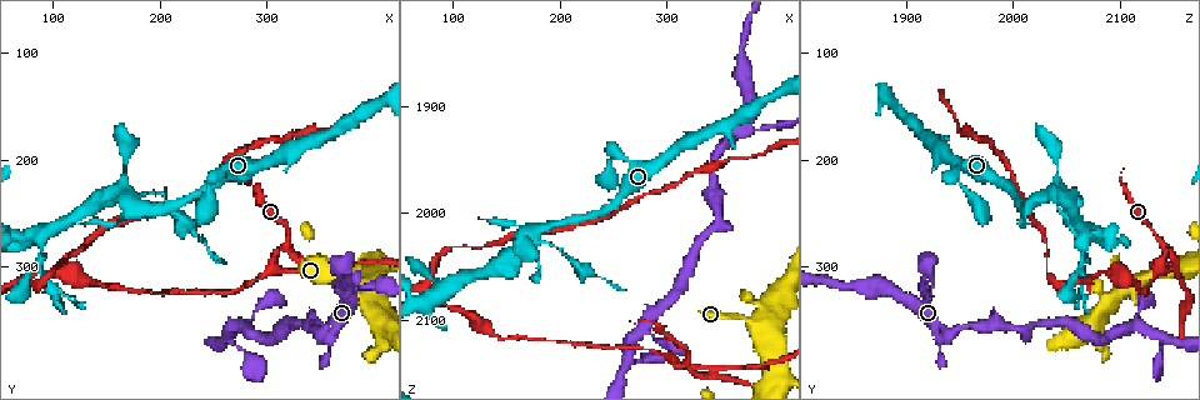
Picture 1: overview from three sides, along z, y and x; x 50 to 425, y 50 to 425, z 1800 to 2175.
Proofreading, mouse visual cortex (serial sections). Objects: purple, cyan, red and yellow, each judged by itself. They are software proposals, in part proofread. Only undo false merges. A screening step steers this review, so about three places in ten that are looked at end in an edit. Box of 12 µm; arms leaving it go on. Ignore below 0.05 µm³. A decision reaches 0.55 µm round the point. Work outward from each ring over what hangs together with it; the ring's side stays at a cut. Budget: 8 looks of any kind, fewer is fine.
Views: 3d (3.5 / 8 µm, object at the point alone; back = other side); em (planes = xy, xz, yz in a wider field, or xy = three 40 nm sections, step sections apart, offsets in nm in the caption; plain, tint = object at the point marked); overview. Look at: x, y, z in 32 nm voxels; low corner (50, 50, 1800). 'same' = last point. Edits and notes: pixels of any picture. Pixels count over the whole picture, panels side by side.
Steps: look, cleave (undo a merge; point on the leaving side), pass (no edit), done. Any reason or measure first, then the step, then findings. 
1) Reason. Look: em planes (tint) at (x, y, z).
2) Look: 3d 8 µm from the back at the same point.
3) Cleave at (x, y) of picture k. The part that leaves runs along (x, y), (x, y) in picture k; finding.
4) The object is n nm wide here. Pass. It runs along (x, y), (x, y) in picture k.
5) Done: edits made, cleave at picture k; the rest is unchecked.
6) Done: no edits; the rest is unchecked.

Look: 3d 3.5 µm at (180, 244, 2014).

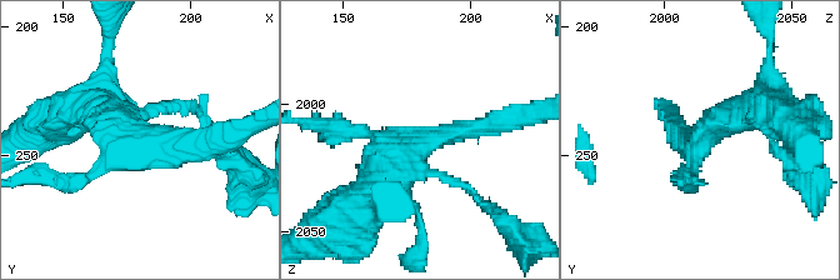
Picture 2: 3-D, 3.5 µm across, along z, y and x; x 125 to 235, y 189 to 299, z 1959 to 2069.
Look: em xy step 2 (plain) at (180, 243, 2013).

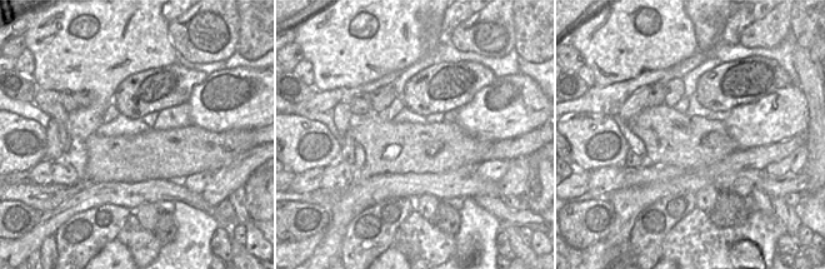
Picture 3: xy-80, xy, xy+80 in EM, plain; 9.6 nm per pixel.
Look: em xy step 2 (tint) at the same point.

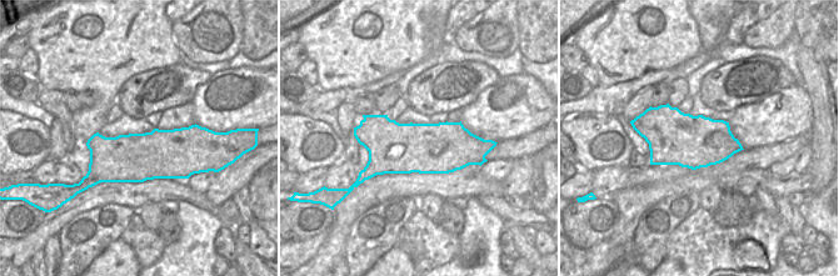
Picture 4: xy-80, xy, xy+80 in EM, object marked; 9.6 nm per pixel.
Cleave at (190, 104) of picture 2. The part that leaves runs along (423, 173), (461, 183), (504, 224) in picture 2; two cells meet here.

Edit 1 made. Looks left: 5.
Branch point. Look: 3d 8 µm at (348, 304, 2152).

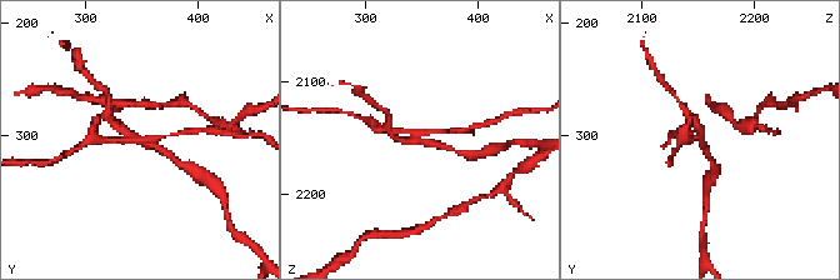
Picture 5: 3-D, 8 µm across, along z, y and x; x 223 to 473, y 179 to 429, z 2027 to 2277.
Look: 3d 3.5 µm from the back at (346, 302, 2154).

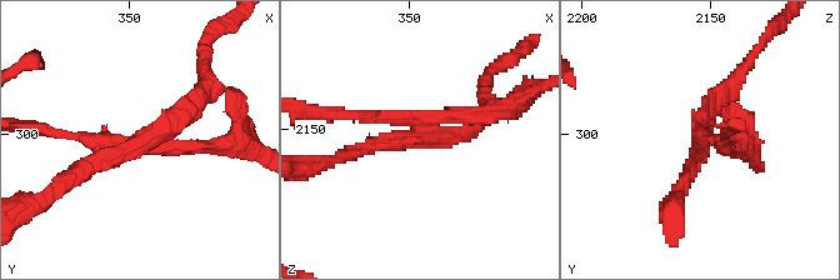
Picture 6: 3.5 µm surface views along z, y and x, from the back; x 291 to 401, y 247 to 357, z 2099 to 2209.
Look: em xy step 2 (tint) at (347, 302, 2153).

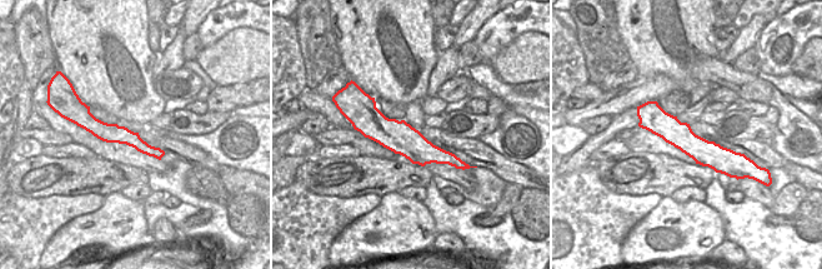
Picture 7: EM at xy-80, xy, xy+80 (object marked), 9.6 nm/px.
Cleave at (743, 131) of picture 6. The part that leaves runs along (228, 91), (239, 134), (261, 153) in picture 6; two cells meet here.

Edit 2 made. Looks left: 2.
Calibre changes. Look: 3d 8 µm at (376, 308, 1920).

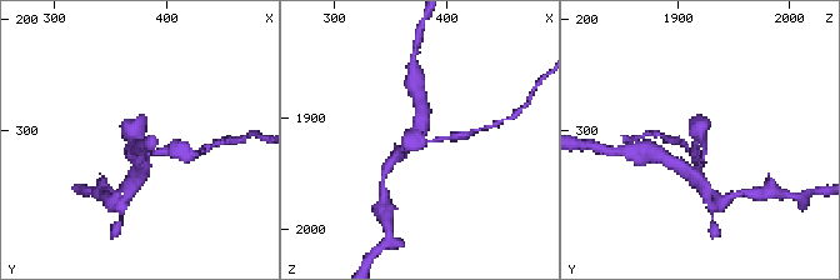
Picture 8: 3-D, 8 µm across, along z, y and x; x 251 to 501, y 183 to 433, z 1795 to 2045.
Look: em xy step 2 (tint) at (374, 310, 1922).

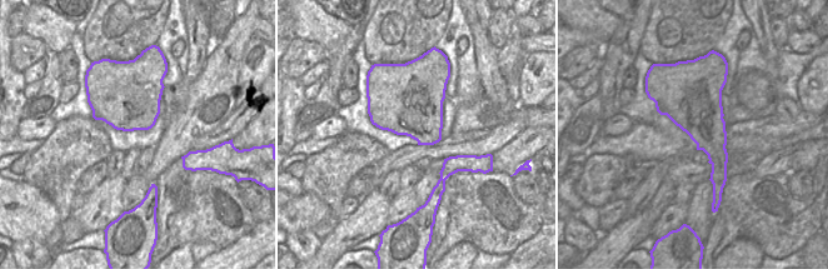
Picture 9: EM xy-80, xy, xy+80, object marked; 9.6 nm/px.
The object is 600 nm wide here. Cleave at (128, 136) of picture 8. The part that leaves runs along (704, 150), (699, 114) in picture 8; two cells meet here.

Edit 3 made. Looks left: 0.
Done: edits made, cleave at picture 2, cleave at picture 6, cleave at picture 8; the rest is unchecked.

